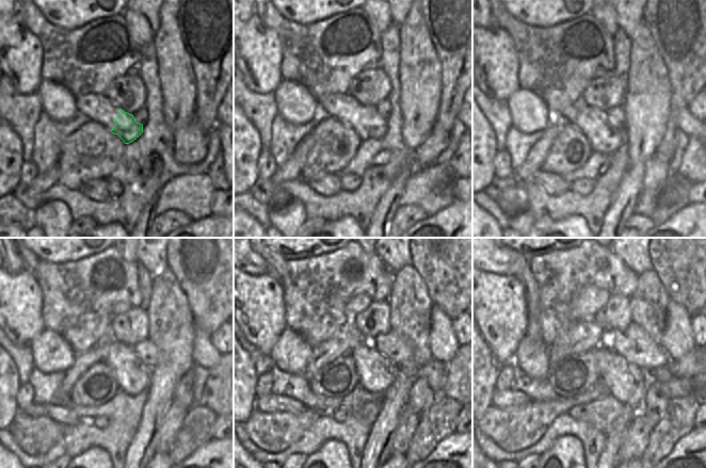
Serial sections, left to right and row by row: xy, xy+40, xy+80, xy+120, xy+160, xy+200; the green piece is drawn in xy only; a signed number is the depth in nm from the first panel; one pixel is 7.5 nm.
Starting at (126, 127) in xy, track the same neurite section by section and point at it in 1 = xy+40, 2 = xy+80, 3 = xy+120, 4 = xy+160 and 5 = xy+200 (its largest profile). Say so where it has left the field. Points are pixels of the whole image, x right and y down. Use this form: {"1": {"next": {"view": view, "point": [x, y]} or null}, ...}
{"1": {"next": {"view": "xy+40", "point": [369, 126]}}, "2": {"next": {"view": "xy+80", "point": [607, 129]}}, "3": {"next": {"view": "xy+120", "point": [132, 366]}}, "4": {"next": {"view": "xy+160", "point": [376, 362]}}, "5": {"next": {"view": "xy+200", "point": [626, 359]}}}

